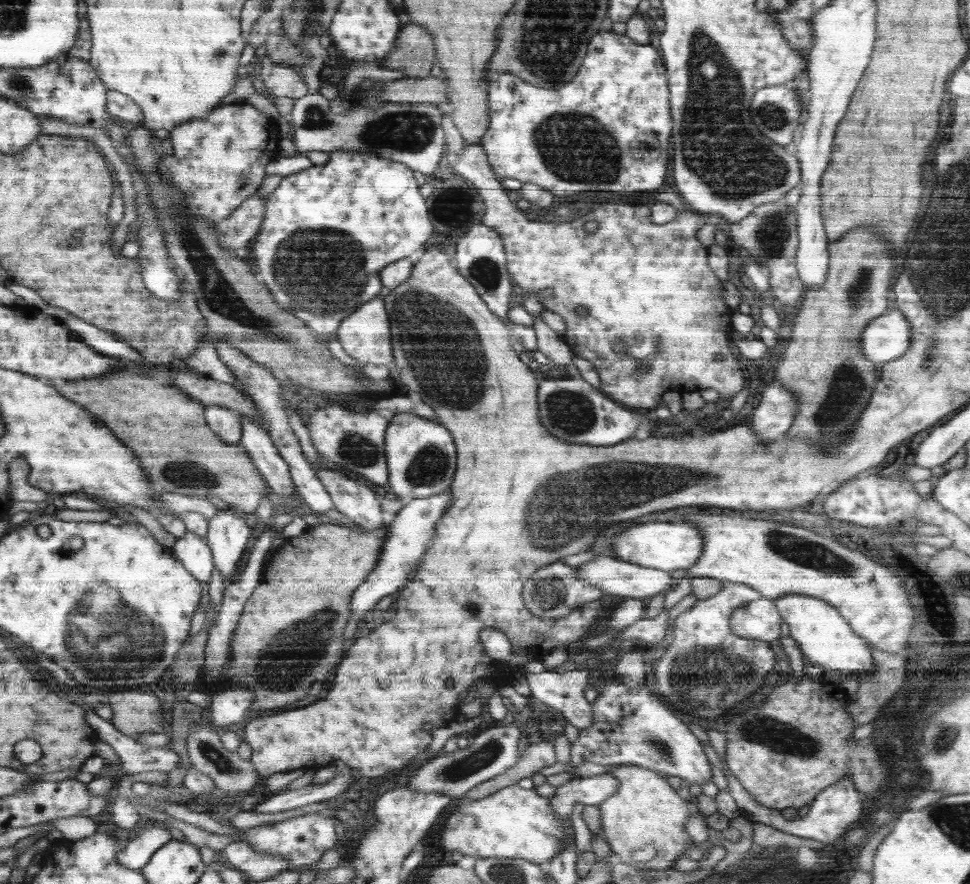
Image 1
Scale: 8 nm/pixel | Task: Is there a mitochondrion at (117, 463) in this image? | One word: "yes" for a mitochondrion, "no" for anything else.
no

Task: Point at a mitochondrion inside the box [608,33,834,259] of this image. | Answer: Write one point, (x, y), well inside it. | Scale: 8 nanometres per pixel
(770, 116)

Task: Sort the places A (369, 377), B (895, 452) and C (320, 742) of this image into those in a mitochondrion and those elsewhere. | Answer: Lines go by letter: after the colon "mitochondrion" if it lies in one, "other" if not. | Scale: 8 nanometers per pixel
A: other
B: other
C: other

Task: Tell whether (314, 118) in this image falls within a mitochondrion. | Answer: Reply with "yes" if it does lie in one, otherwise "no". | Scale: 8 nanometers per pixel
yes

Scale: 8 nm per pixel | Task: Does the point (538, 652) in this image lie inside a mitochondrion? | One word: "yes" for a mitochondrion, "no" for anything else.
no

